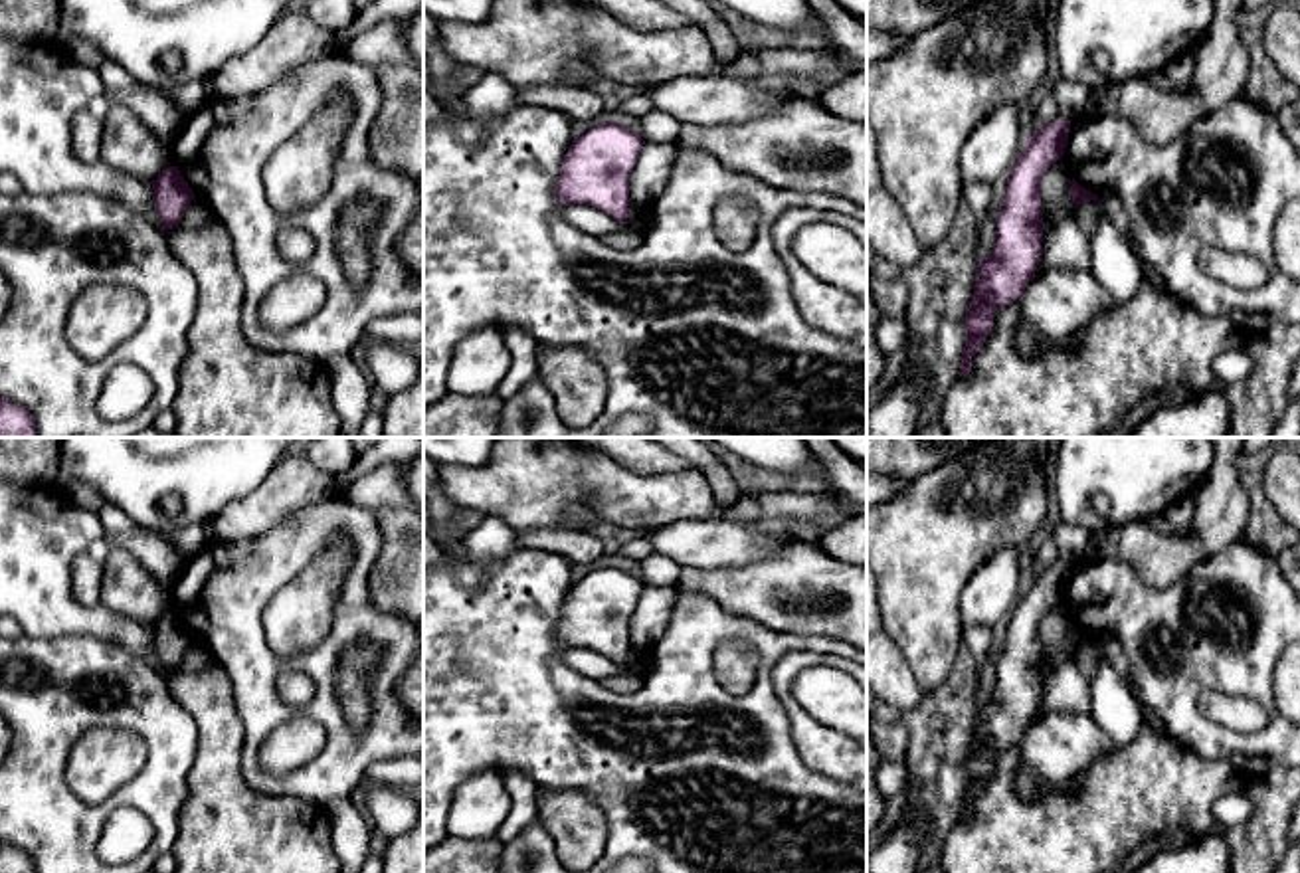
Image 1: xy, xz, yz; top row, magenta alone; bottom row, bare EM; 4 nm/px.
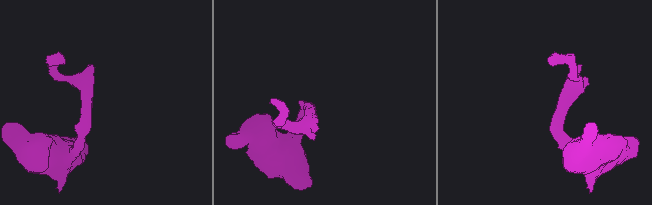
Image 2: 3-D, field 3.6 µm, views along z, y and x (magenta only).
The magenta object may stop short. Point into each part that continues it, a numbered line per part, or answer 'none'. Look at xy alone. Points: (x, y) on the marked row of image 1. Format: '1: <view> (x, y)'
none

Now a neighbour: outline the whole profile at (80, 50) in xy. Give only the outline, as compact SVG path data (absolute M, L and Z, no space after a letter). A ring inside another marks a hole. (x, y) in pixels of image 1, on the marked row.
M71 38L65 44L65 51L73 61L85 63L91 67L99 67L101 61L105 59L105 53L97 46L93 46L91 42L87 42L83 38Z

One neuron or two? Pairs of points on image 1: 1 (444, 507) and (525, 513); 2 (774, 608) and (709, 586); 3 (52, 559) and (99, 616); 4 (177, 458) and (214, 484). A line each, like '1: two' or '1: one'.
1: two
2: one
3: one
4: one

